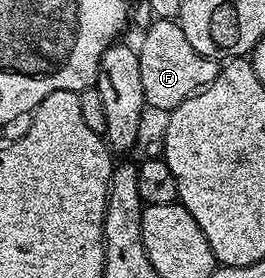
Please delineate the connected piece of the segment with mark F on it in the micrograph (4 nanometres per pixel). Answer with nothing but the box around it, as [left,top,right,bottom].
[137,19,221,113]

